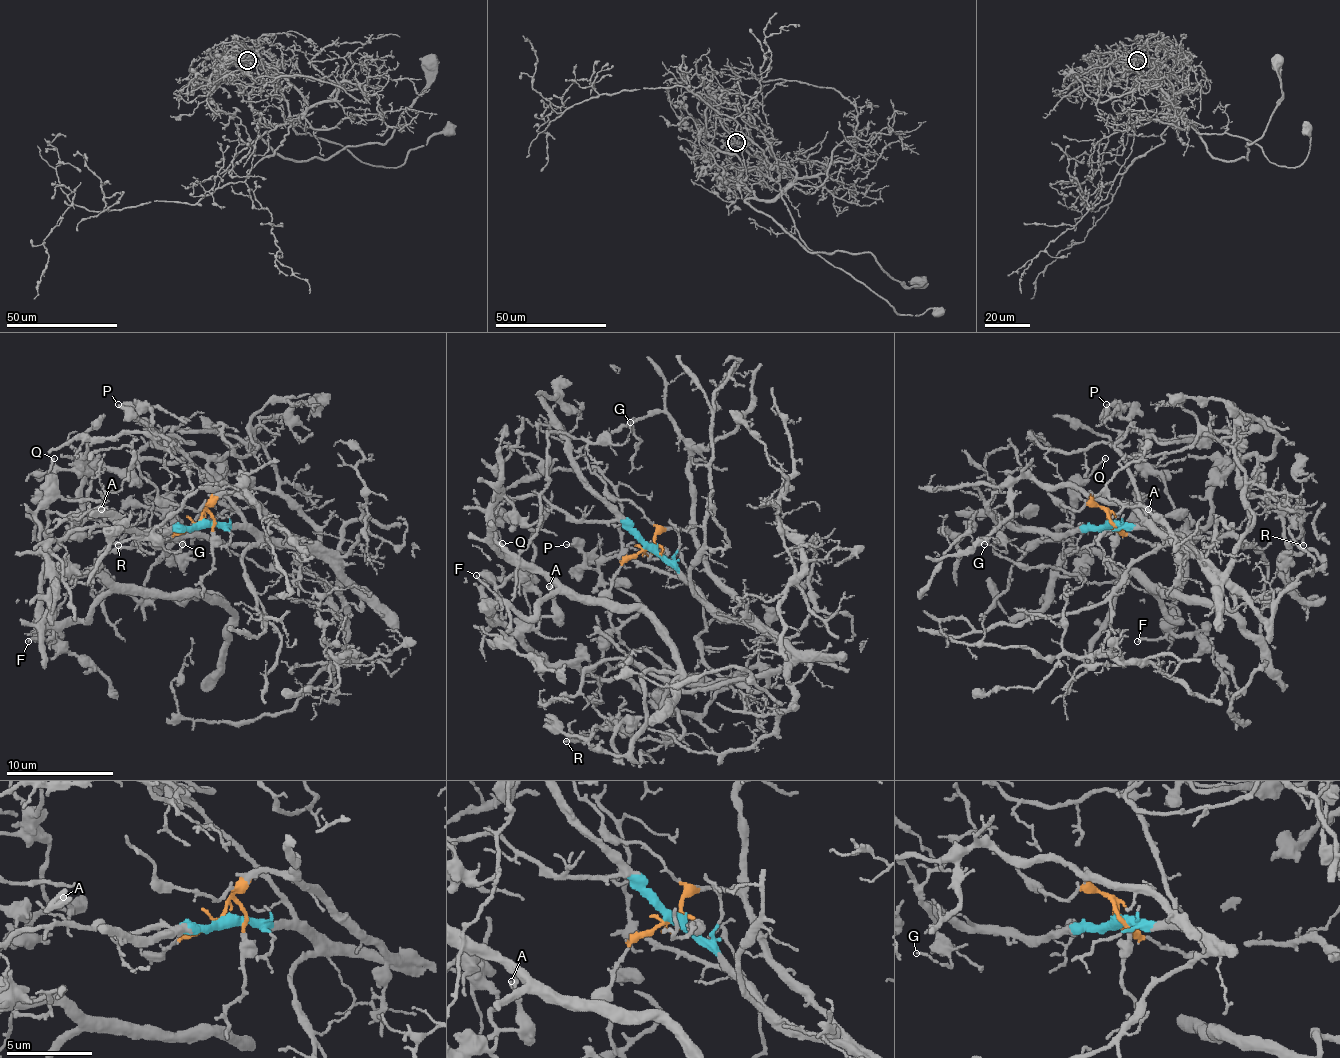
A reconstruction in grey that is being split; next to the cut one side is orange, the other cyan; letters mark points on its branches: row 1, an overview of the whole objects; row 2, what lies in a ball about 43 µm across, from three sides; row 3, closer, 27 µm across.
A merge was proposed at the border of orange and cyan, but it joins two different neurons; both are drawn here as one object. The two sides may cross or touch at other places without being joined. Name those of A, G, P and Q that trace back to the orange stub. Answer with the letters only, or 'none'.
G

